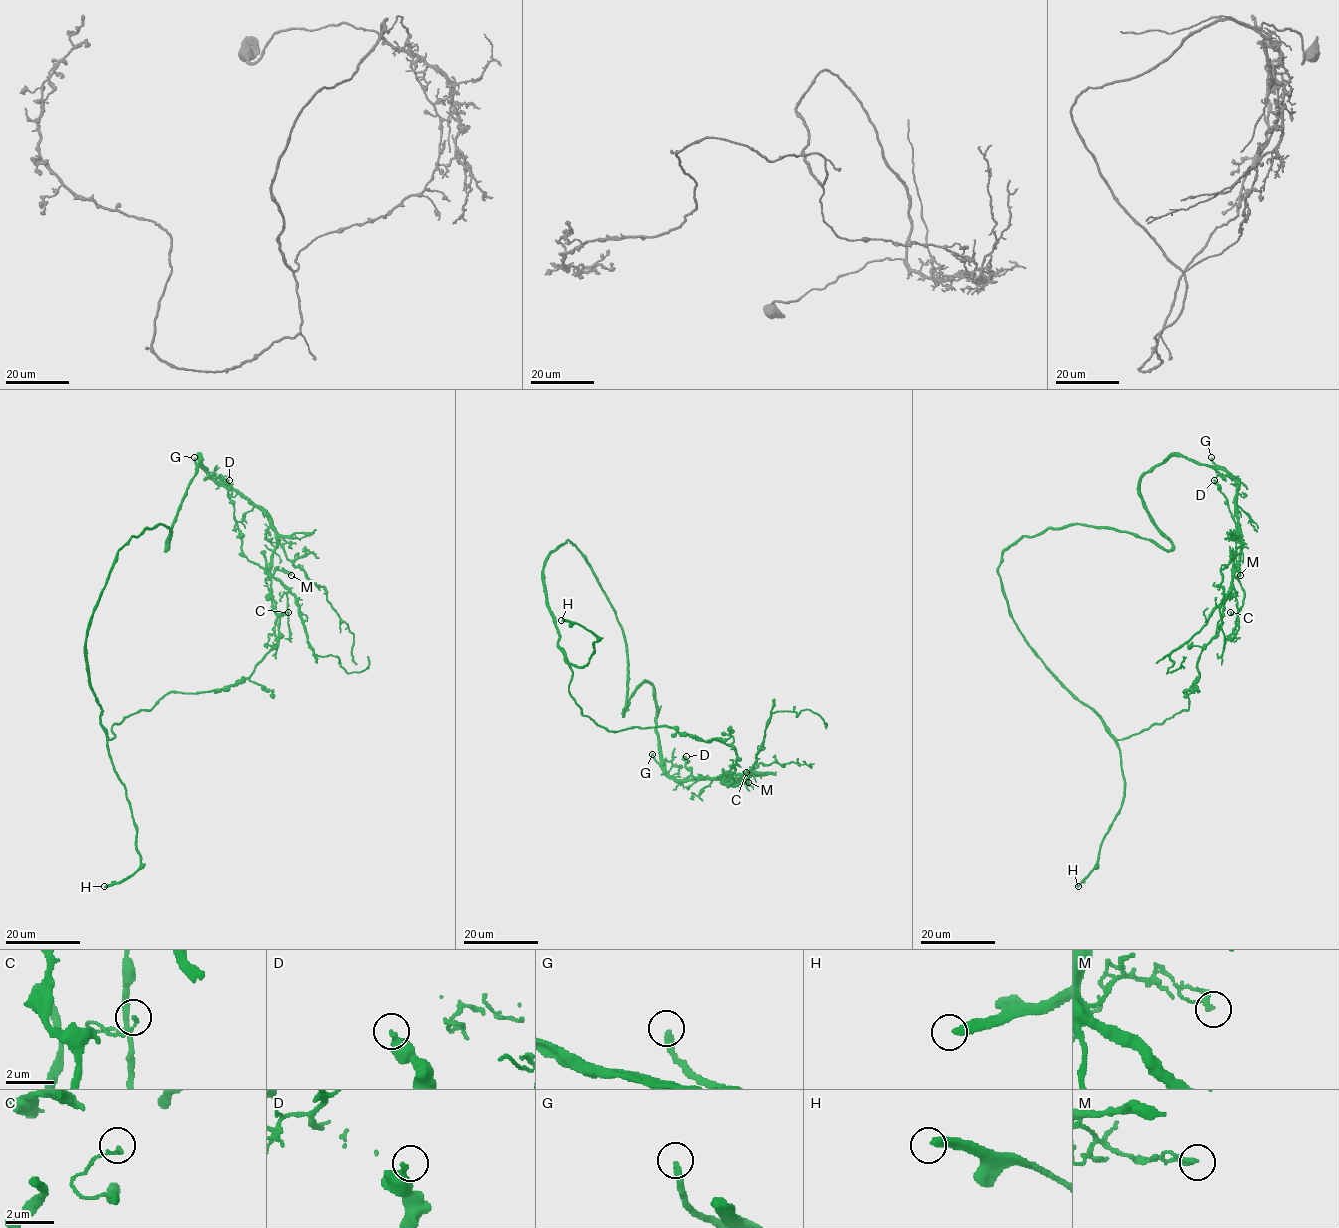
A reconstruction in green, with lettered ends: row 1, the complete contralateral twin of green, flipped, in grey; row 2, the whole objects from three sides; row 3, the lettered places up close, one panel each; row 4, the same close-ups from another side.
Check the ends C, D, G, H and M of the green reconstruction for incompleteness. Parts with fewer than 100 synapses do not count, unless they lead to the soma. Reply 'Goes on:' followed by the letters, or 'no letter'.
Goes on: G, H

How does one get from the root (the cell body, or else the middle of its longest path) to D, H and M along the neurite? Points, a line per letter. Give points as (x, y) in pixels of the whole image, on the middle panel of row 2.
D: (658, 726), (706, 741), (728, 743), (735, 751), (736, 765), (727, 775), (694, 778), (685, 767), (686, 756)
H: (658, 726), (608, 731), (582, 713), (569, 690), (573, 672), (565, 659), (584, 666), (598, 639), (561, 620)
M: (658, 726), (706, 741), (728, 743), (736, 754), (736, 765), (728, 775), (748, 782)

